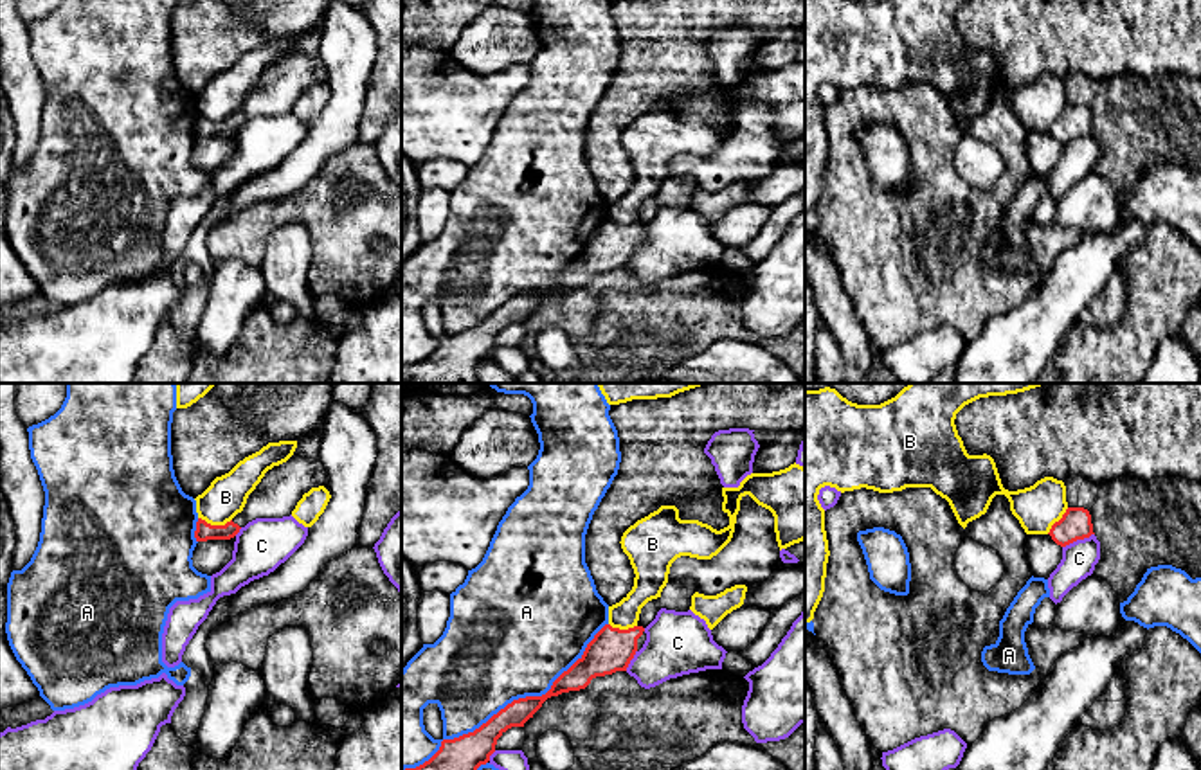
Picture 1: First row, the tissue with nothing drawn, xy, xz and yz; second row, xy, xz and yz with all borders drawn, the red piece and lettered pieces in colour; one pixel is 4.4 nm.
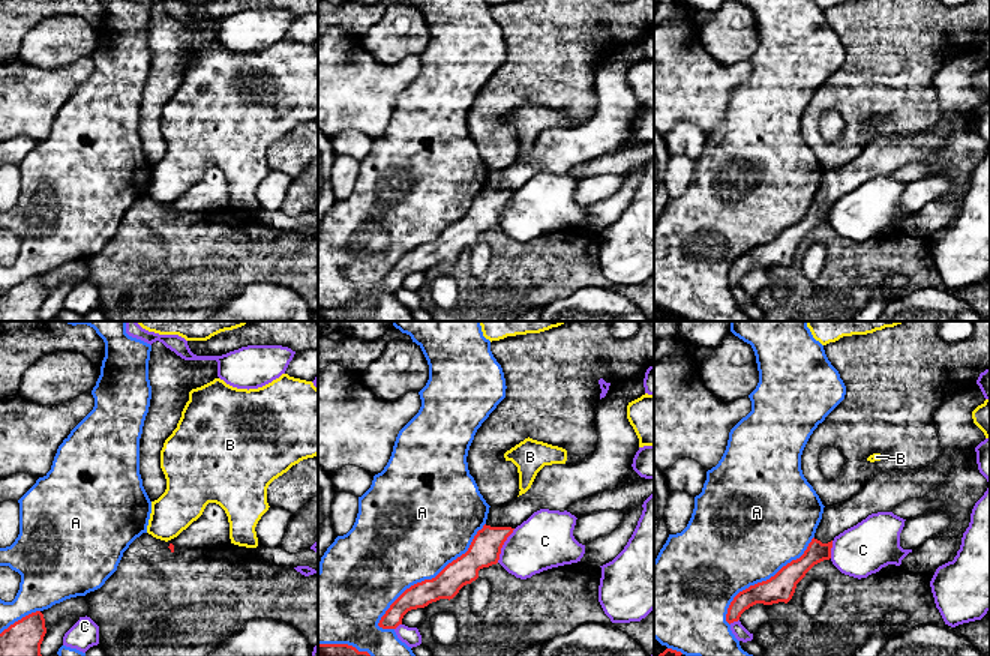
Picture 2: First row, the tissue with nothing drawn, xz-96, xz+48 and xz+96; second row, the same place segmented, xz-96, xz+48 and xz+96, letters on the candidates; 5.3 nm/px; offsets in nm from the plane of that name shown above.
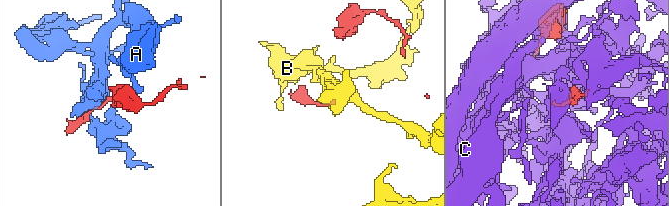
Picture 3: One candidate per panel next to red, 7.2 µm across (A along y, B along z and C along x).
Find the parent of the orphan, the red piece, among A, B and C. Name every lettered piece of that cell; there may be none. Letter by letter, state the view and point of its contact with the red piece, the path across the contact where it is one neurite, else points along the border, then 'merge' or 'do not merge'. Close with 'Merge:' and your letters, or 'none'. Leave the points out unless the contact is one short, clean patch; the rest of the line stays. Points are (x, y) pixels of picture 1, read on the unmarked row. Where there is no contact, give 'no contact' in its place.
A: xz (508, 301) | do not merge
B: xy (215, 123) | along xy (198, 114), (211, 121), (231, 117) | do not merge
C: yz (1077, 135) | do not merge
Merge: none

